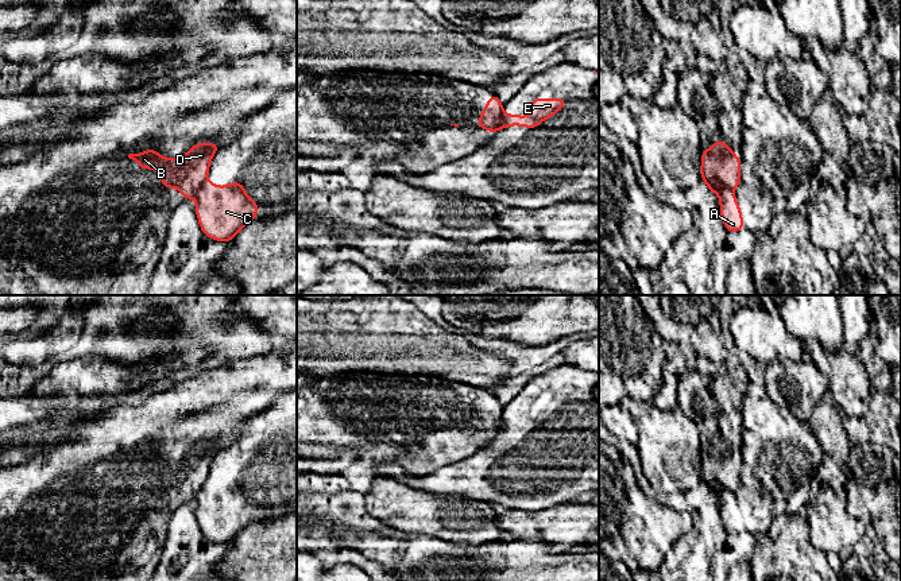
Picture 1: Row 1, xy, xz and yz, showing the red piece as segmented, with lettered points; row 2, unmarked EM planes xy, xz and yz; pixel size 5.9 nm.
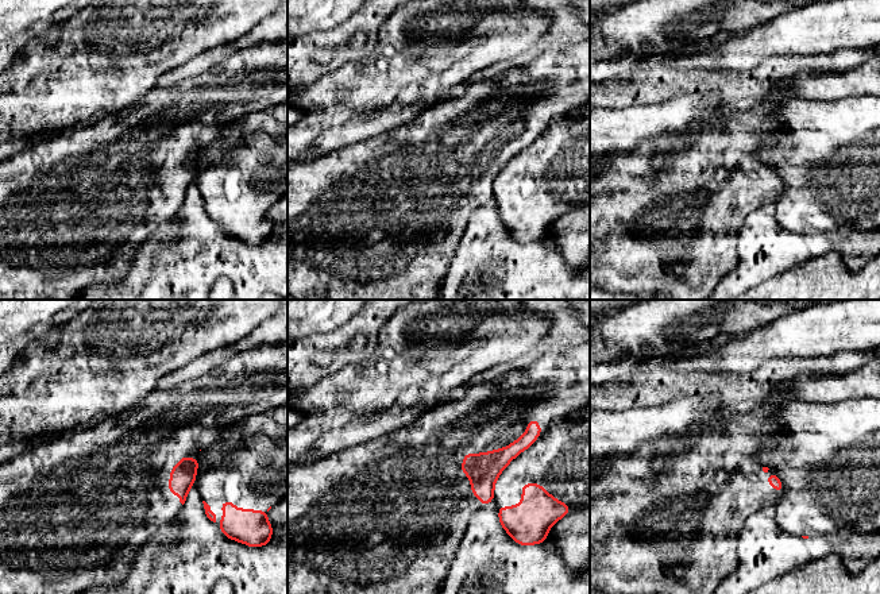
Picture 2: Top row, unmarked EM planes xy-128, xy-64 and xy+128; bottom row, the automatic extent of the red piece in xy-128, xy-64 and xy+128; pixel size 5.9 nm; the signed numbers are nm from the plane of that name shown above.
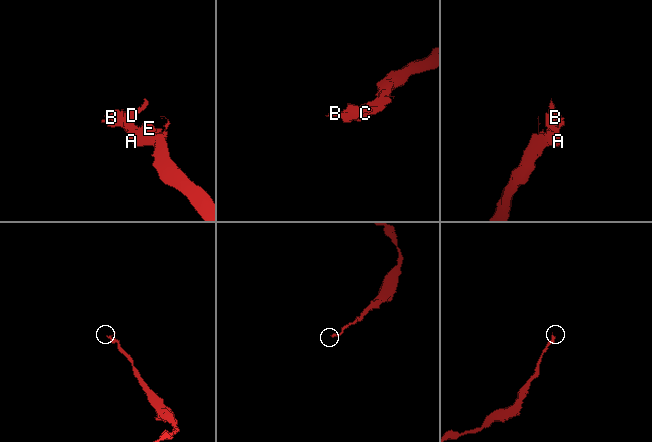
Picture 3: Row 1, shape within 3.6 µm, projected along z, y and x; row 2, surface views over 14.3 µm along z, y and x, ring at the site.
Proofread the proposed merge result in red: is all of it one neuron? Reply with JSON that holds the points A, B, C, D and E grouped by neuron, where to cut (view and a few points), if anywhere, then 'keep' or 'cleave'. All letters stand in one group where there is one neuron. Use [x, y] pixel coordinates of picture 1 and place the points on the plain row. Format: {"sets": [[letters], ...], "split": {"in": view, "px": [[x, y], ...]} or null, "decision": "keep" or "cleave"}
{"sets": [["A", "C", "E"], ["B", "D"]], "split": {"in": "yz", "px": [[718, 491], [727, 490], [733, 492]]}, "decision": "cleave"}

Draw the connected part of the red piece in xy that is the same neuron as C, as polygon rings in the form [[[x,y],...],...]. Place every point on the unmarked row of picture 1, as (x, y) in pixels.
[[[205,483],[194,500],[202,535],[209,541],[227,545],[256,520],[259,511],[259,507],[245,496],[241,484],[231,484],[220,489]]]

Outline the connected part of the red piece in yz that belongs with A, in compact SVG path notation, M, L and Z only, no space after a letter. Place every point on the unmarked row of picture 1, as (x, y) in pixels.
M727 489L719 491L720 516L727 532L738 534L745 530L742 514L734 499L734 492Z

